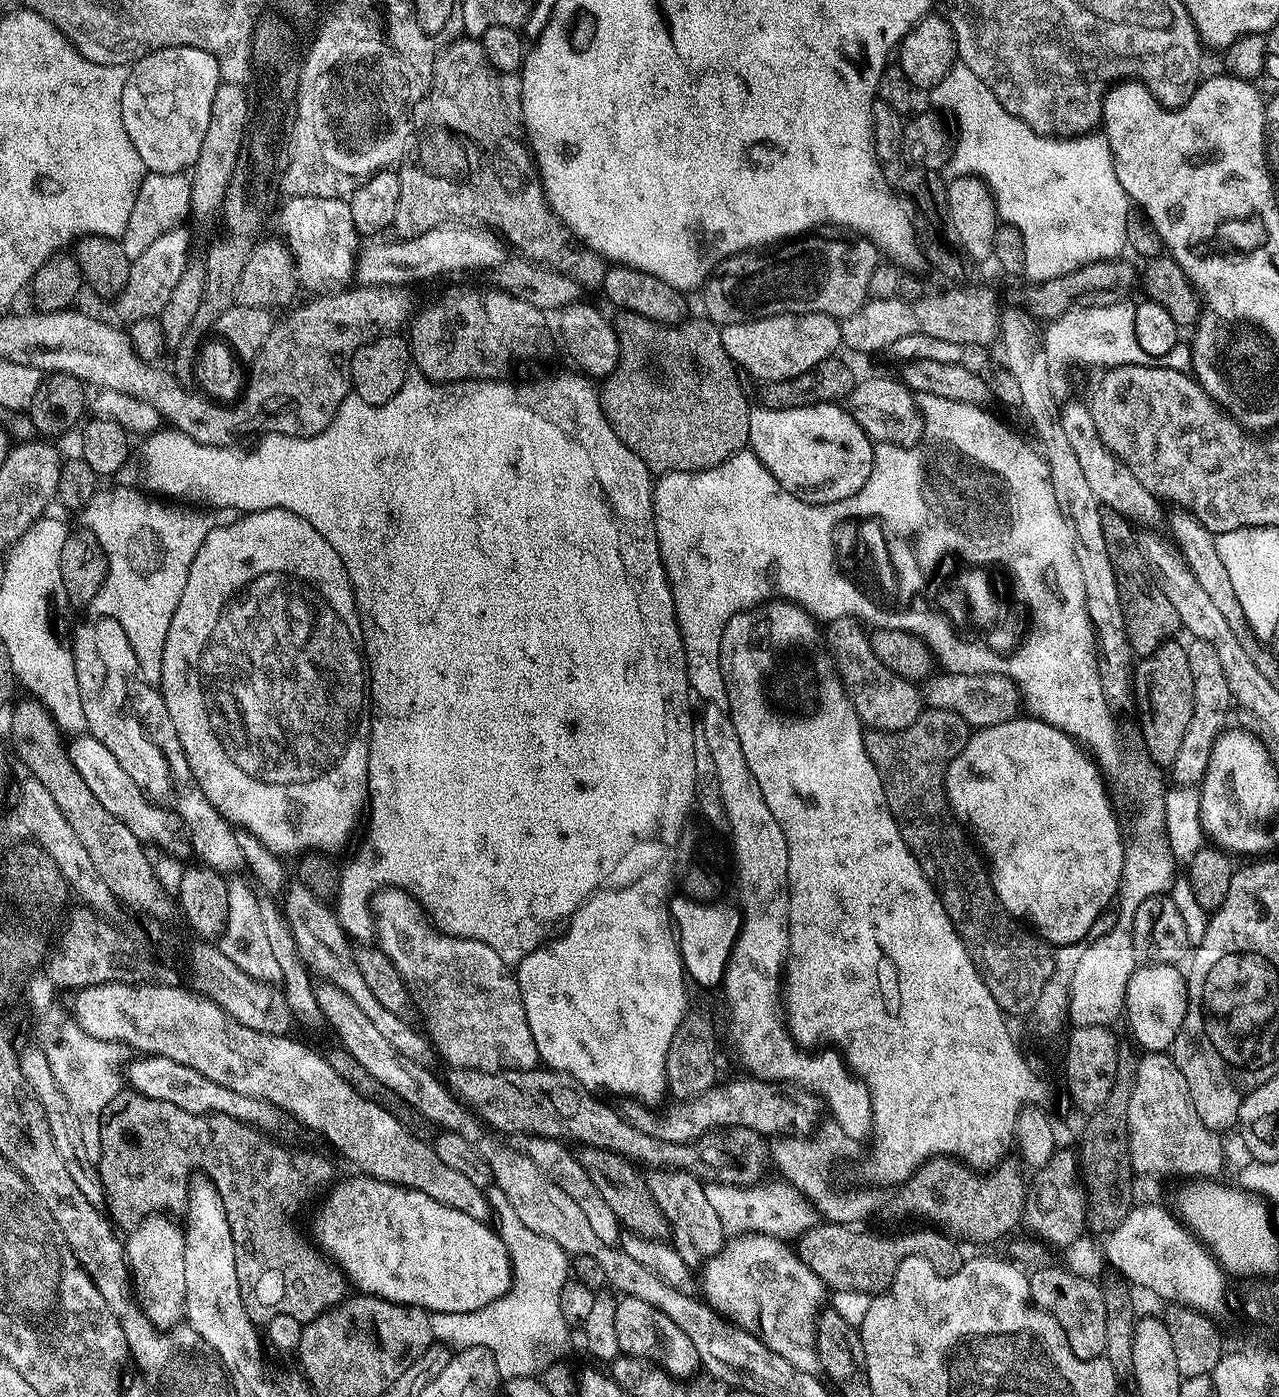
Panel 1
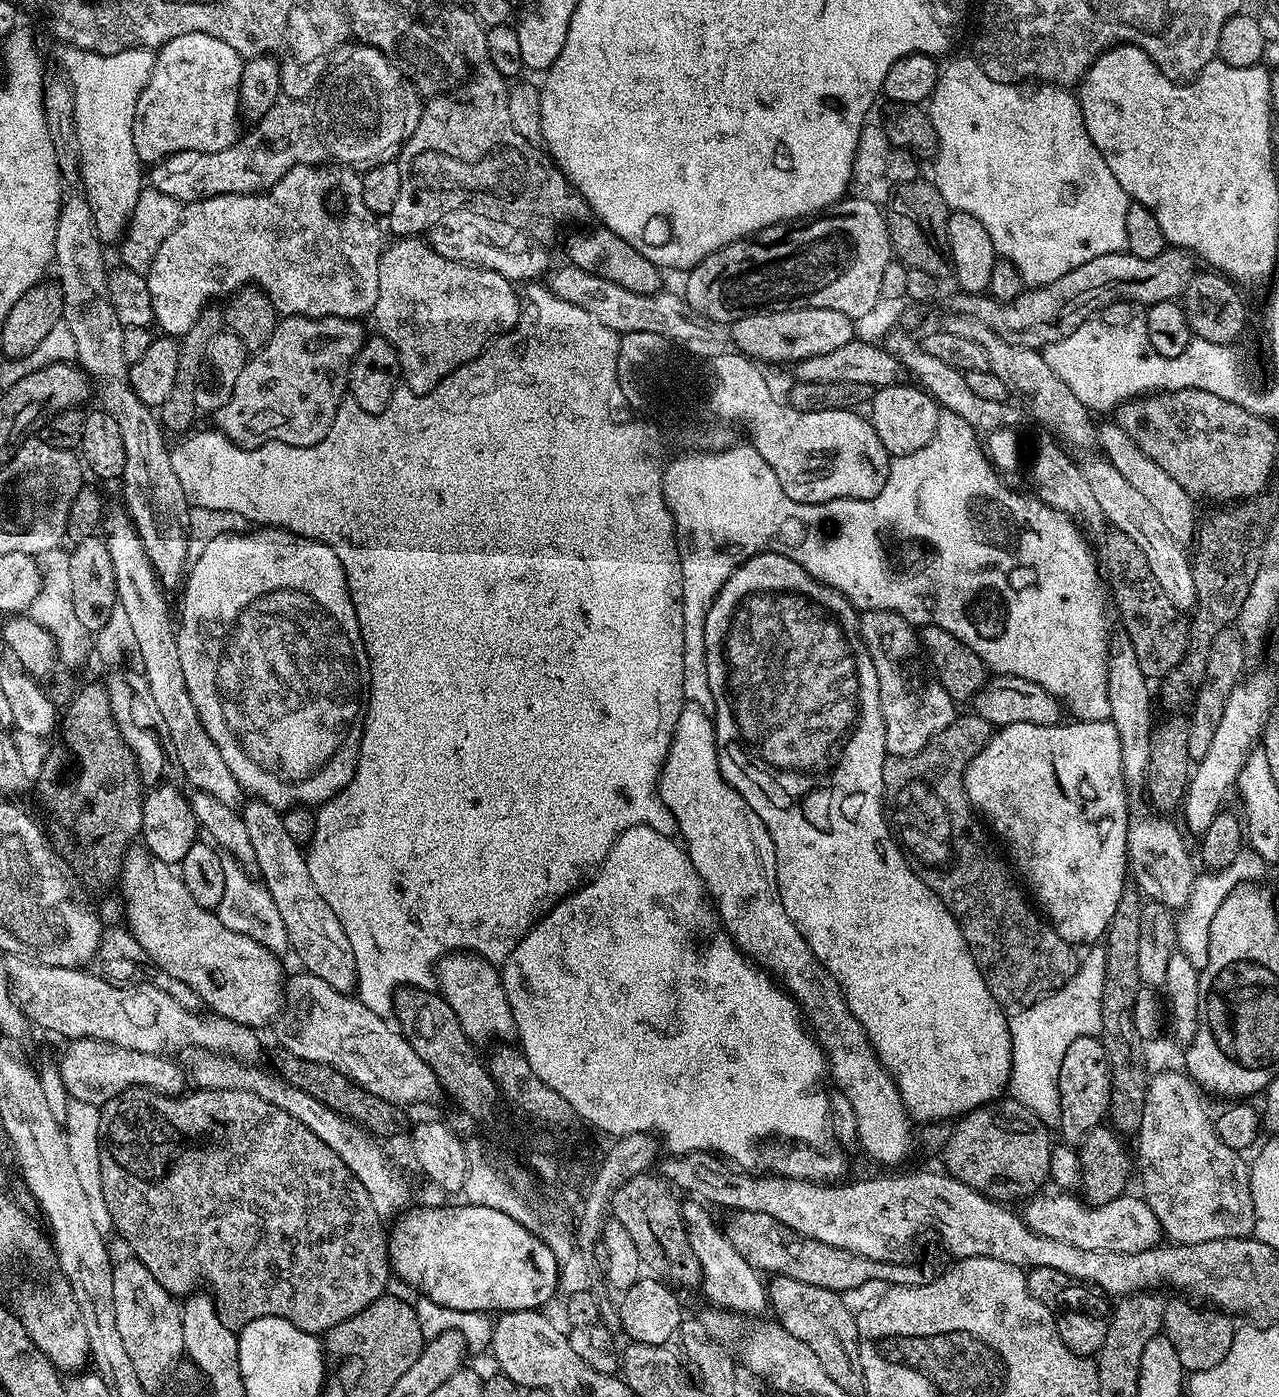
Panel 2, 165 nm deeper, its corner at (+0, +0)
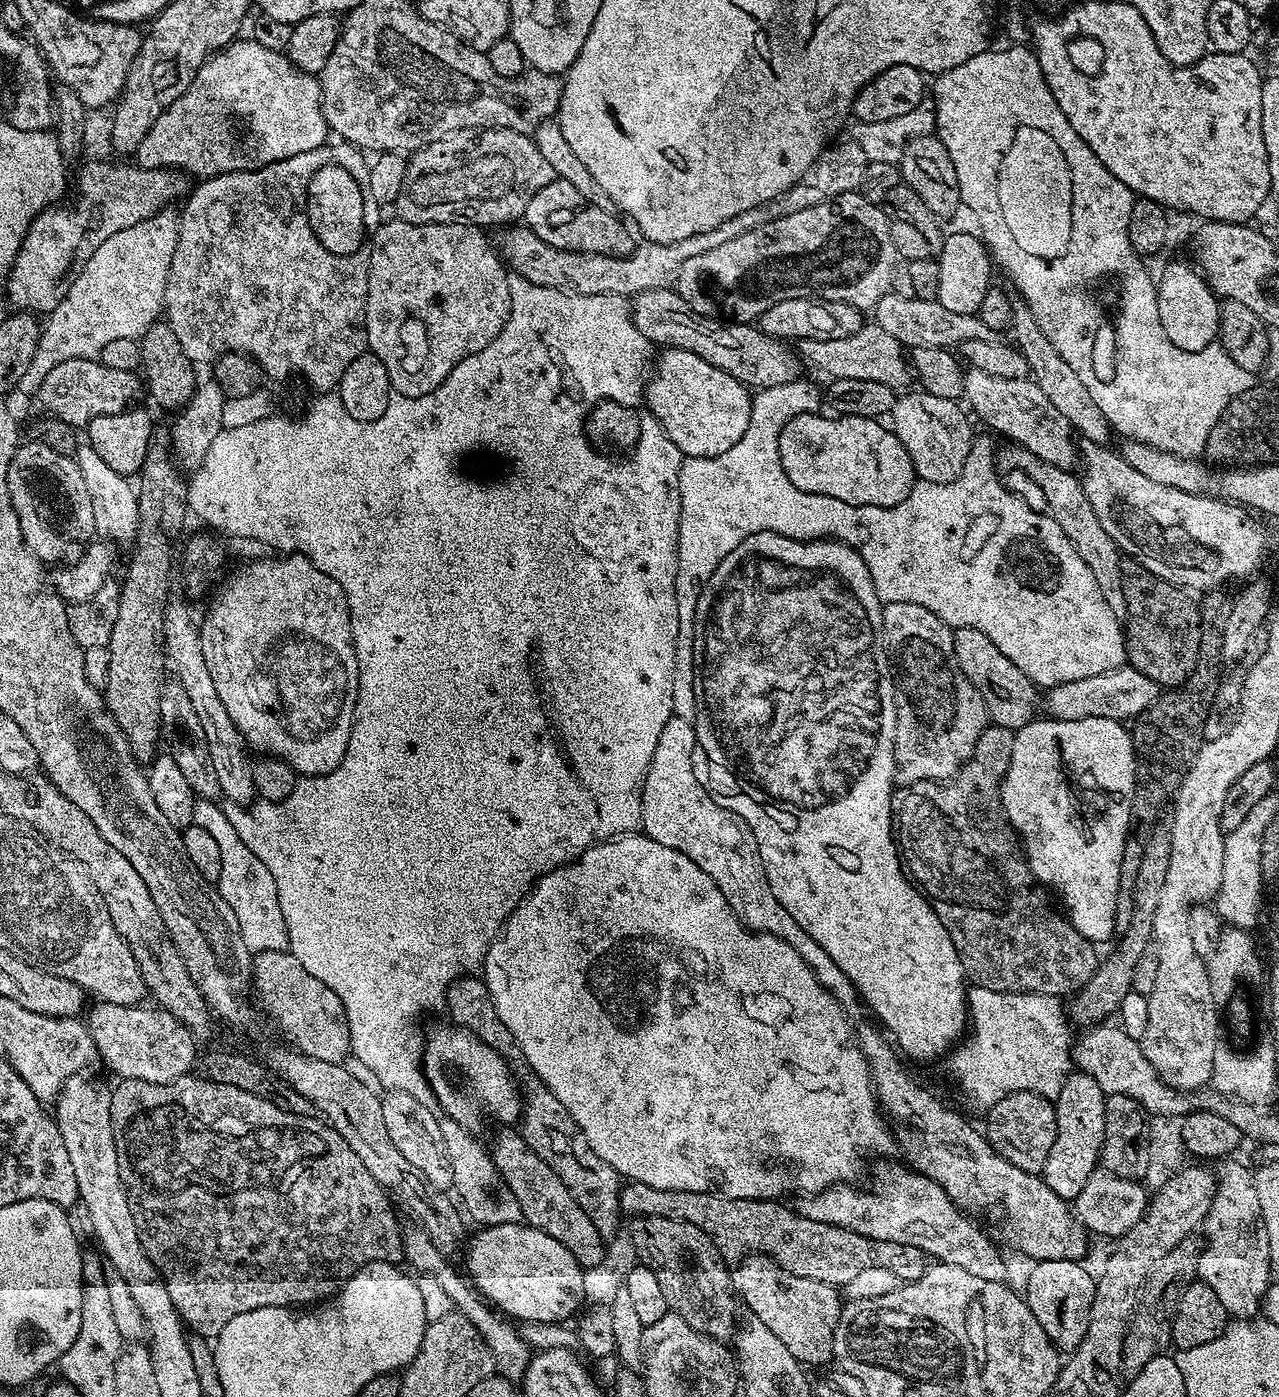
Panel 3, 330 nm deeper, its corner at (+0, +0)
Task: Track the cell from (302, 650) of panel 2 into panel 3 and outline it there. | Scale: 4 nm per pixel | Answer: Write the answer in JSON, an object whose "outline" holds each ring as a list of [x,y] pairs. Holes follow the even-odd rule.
{"outline":[[[284,554],[280,560],[273,558],[261,558],[251,562],[241,563],[237,572],[232,572],[228,577],[223,577],[224,585],[213,591],[212,605],[208,608],[204,620],[199,621],[200,641],[202,653],[206,660],[207,669],[210,670],[211,681],[218,690],[218,697],[222,705],[226,706],[226,713],[233,720],[234,726],[240,732],[243,743],[249,749],[257,748],[260,754],[268,758],[284,760],[292,768],[293,772],[300,776],[321,776],[330,770],[334,770],[342,762],[346,754],[346,746],[350,740],[352,719],[354,718],[354,706],[358,698],[358,658],[354,654],[352,645],[352,631],[350,630],[350,614],[346,594],[330,574],[322,574],[314,562],[299,554]]]}

